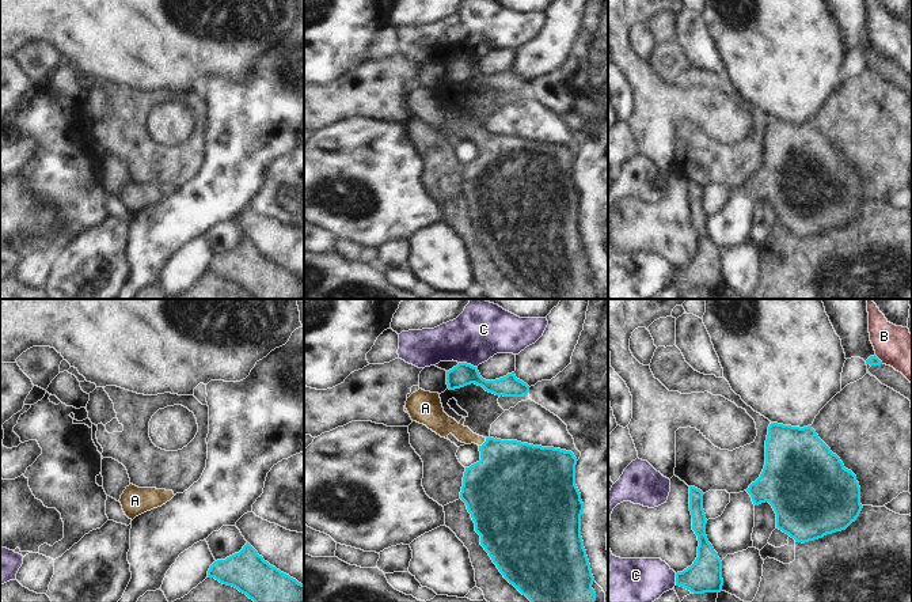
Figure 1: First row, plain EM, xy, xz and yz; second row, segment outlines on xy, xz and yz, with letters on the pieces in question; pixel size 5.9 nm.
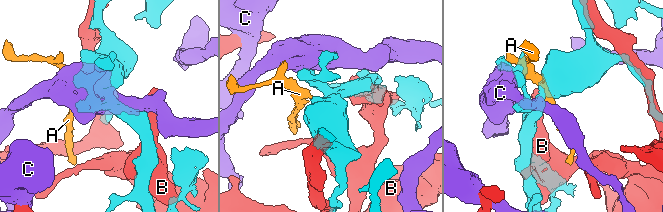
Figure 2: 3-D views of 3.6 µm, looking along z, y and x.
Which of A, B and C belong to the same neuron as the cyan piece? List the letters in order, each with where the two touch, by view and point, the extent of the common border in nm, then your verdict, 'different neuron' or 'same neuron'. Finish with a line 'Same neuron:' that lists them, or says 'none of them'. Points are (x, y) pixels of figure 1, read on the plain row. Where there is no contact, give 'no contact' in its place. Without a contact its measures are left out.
A: xz (485, 137) | 70 nm | same neuron
B: yz (878, 55) | 80 nm | different neuron
C: xz (466, 59) | 110 nm | different neuron
Same neuron: A

